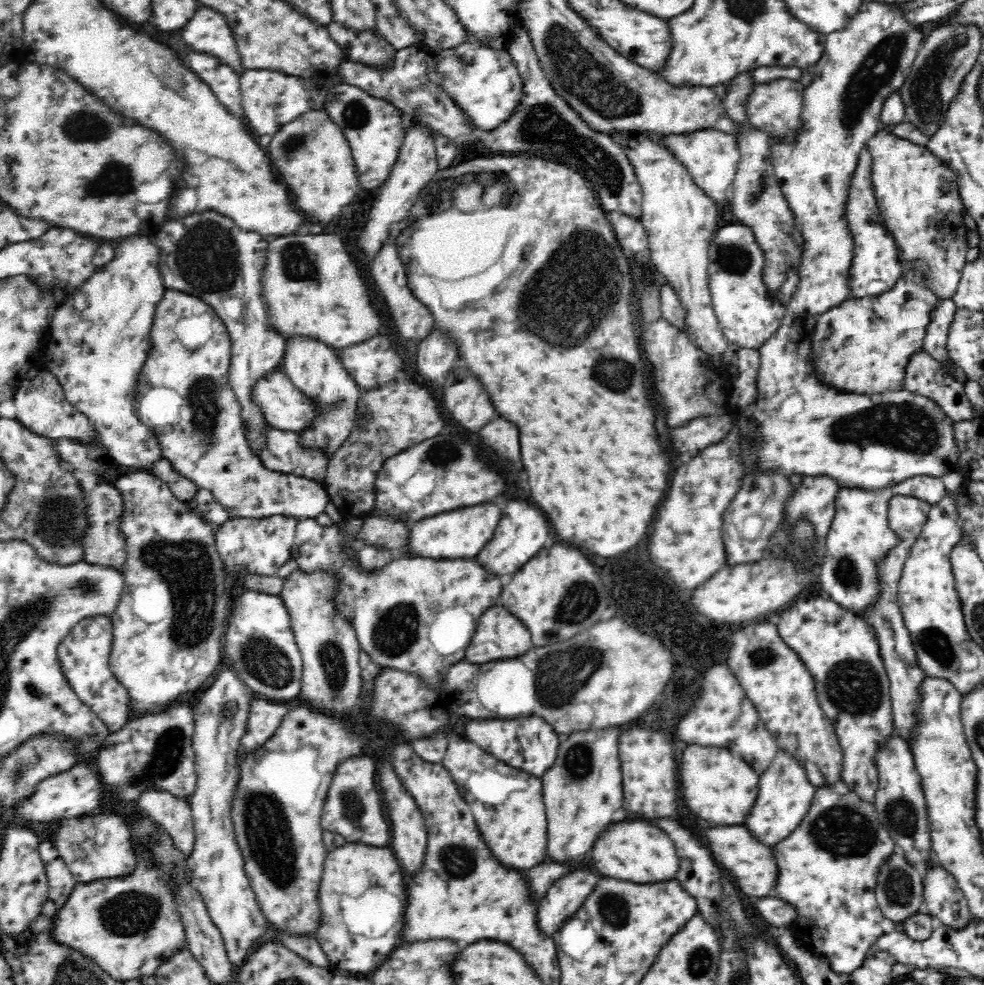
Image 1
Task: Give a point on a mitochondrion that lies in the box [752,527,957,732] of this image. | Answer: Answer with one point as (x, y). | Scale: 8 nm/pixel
(852, 686)

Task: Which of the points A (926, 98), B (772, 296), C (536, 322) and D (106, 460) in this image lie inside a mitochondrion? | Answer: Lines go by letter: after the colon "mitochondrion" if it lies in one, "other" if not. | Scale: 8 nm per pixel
A: mitochondrion
B: other
C: mitochondrion
D: other

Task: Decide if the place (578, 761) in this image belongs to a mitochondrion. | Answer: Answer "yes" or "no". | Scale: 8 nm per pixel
yes

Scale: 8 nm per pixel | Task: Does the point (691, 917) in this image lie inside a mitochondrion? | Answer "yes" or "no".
no

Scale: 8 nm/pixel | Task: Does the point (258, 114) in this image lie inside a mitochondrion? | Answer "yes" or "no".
no

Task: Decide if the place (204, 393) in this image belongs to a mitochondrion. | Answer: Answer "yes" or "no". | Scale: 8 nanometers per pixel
yes

